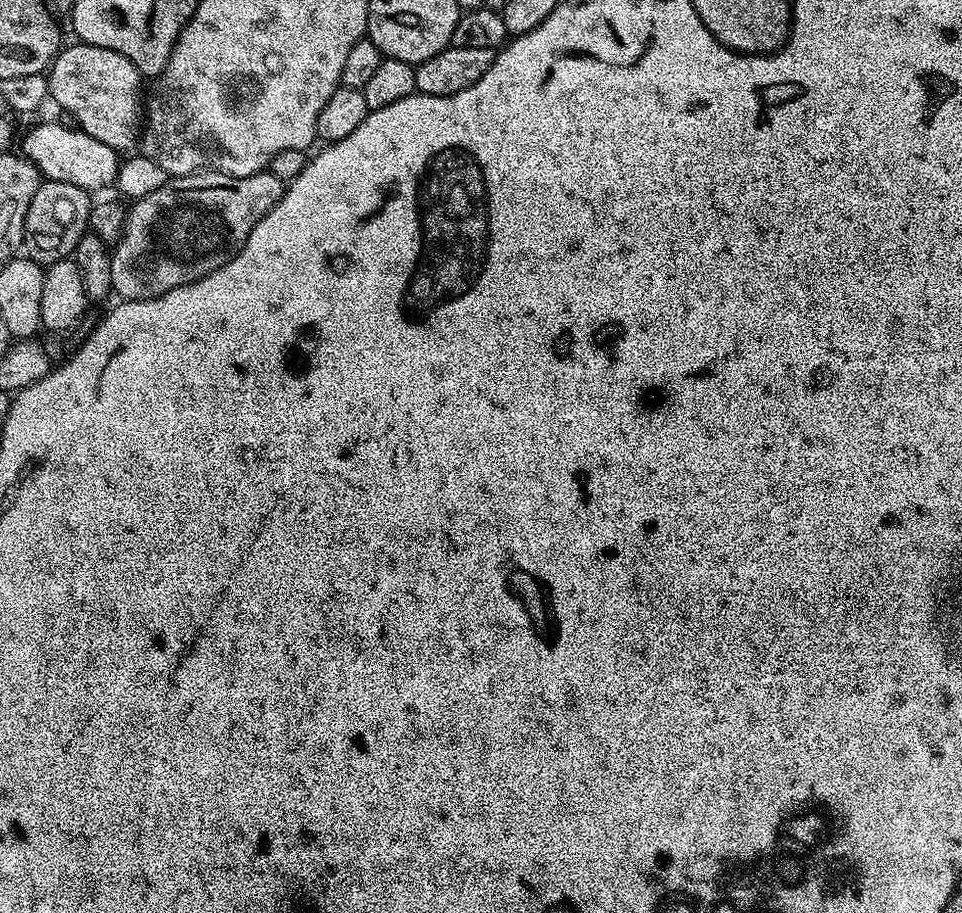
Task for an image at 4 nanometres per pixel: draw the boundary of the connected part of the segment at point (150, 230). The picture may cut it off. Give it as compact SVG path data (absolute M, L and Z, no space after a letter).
M215 170L194 172L190 176L178 176L168 179L154 194L146 194L146 198L131 201L124 218L124 229L120 232L120 239L115 241L111 249L112 261L110 262L110 278L112 279L112 291L121 301L126 300L153 300L170 290L178 290L178 286L186 286L190 282L198 282L203 276L209 276L214 270L221 268L226 262L230 262L233 256L238 255L242 245L250 238L254 226L274 210L274 206L284 197L285 181L279 180L272 172L267 170L255 172L249 176L227 176Z

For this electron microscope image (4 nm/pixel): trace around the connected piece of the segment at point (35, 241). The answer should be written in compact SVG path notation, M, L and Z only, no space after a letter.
M44 180L38 186L34 198L30 198L30 210L26 210L22 252L35 264L47 266L59 260L69 259L75 253L76 243L89 231L89 193L70 182Z

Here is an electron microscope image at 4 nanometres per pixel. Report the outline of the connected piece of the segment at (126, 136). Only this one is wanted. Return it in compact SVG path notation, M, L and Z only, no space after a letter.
M79 42L68 45L57 53L56 59L49 67L48 93L52 102L56 102L62 109L72 114L81 131L92 138L96 138L103 145L110 146L117 152L131 151L130 149L140 138L140 127L142 124L142 100L138 98L138 90L142 77L140 71L124 55L116 51L106 50L105 47L90 46Z

